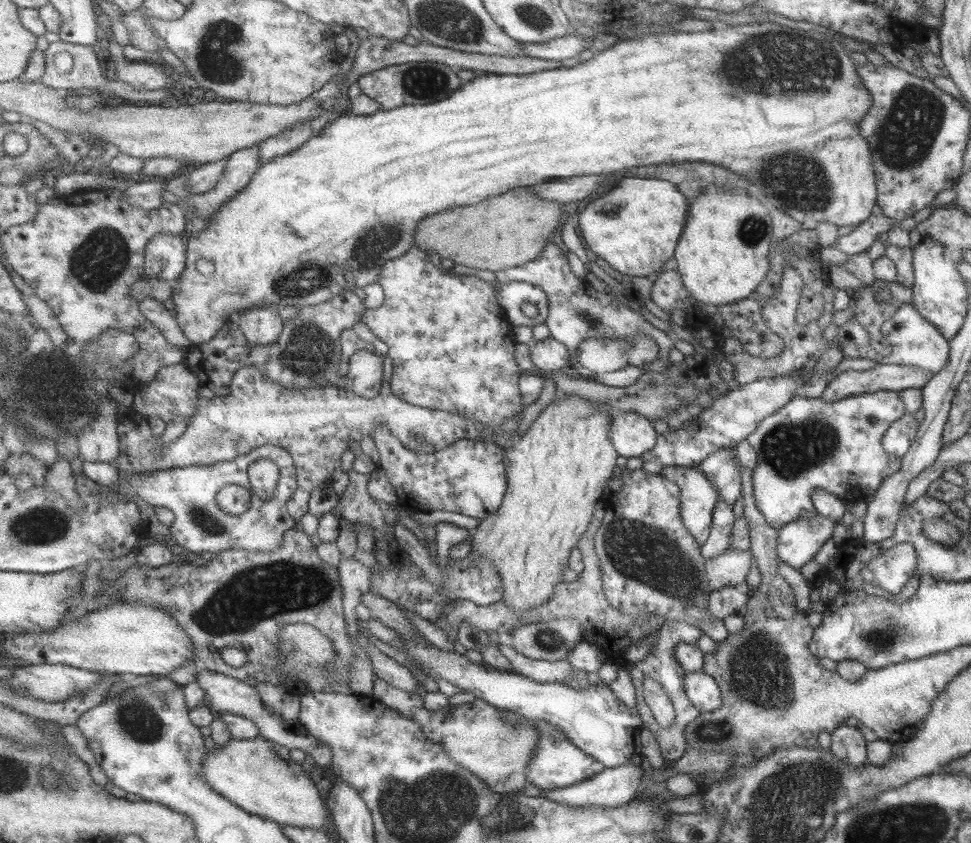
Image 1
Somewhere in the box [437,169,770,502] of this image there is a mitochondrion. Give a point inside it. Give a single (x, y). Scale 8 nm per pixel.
(752, 230)

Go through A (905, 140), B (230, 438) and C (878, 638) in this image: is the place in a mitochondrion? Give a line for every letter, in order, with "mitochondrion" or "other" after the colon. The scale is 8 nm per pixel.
A: mitochondrion
B: mitochondrion
C: mitochondrion

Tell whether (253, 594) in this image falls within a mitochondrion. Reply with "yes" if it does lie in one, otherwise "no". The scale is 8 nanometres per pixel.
yes

